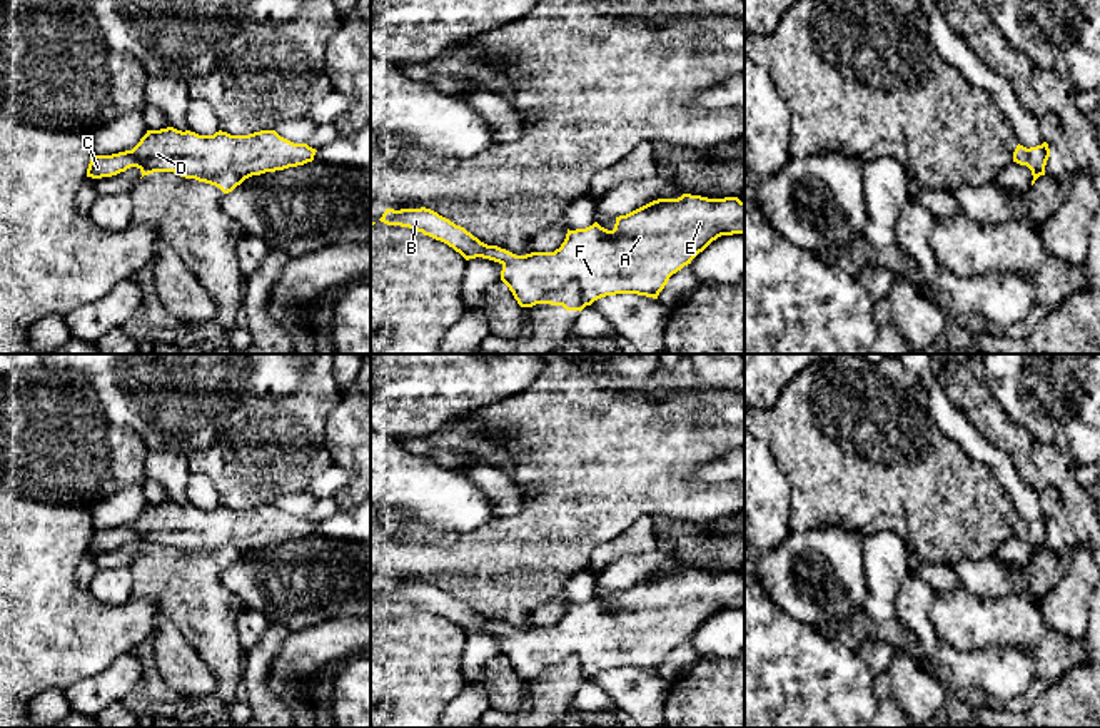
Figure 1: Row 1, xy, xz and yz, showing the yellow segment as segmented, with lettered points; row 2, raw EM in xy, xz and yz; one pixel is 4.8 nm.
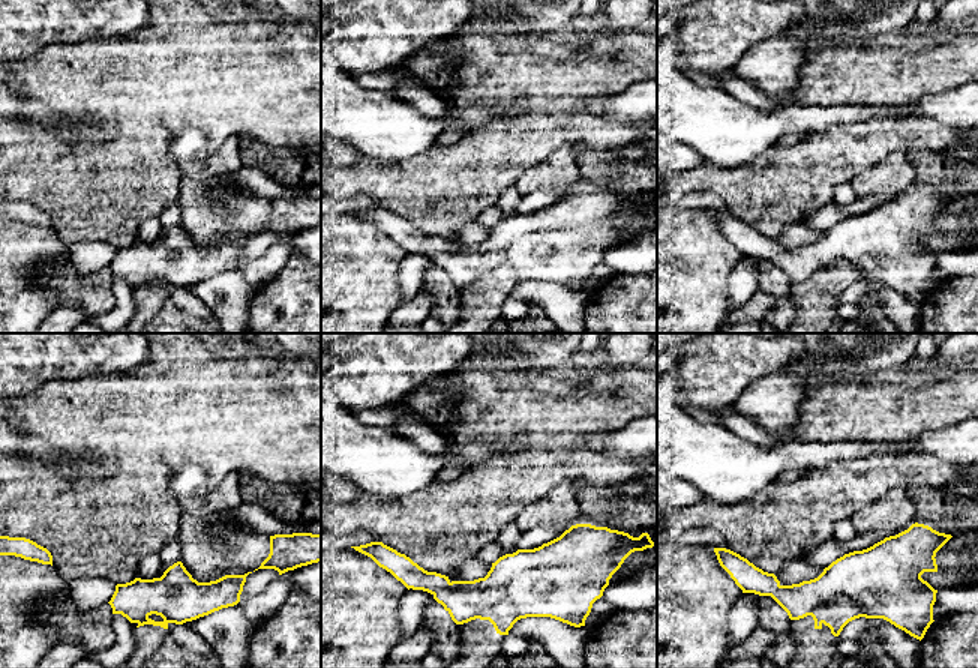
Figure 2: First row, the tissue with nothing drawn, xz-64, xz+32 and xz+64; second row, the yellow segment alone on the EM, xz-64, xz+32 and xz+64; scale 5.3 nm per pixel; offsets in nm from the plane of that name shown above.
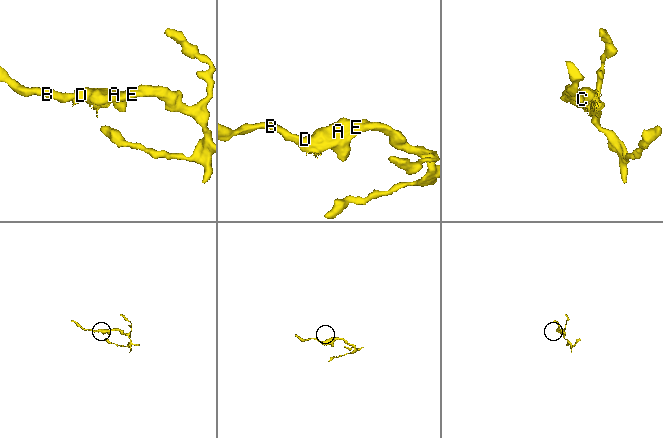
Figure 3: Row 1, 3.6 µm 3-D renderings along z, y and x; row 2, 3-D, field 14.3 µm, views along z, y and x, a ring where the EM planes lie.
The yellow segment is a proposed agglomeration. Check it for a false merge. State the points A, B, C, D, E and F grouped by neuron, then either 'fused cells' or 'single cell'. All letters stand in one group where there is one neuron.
groups A B C D E F; single cell

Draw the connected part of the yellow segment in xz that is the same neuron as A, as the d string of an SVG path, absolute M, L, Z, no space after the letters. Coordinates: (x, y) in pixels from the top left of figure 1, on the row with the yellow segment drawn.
M683 194L658 199L616 217L613 230L598 222L569 230L554 252L516 255L487 245L437 212L386 209L381 222L409 227L459 252L502 265L501 281L521 307L536 304L583 311L616 294L658 299L669 277L721 235L744 234L744 202Z

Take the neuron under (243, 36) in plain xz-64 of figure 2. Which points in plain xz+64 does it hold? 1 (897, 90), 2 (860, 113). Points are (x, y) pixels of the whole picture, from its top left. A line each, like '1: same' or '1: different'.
1: same
2: different

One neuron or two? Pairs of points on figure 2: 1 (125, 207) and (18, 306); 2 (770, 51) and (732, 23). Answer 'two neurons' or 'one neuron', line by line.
1: two neurons
2: two neurons

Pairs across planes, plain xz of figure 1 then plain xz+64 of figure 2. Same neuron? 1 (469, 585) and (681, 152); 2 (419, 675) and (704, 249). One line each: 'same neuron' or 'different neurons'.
1: different neurons
2: same neuron

